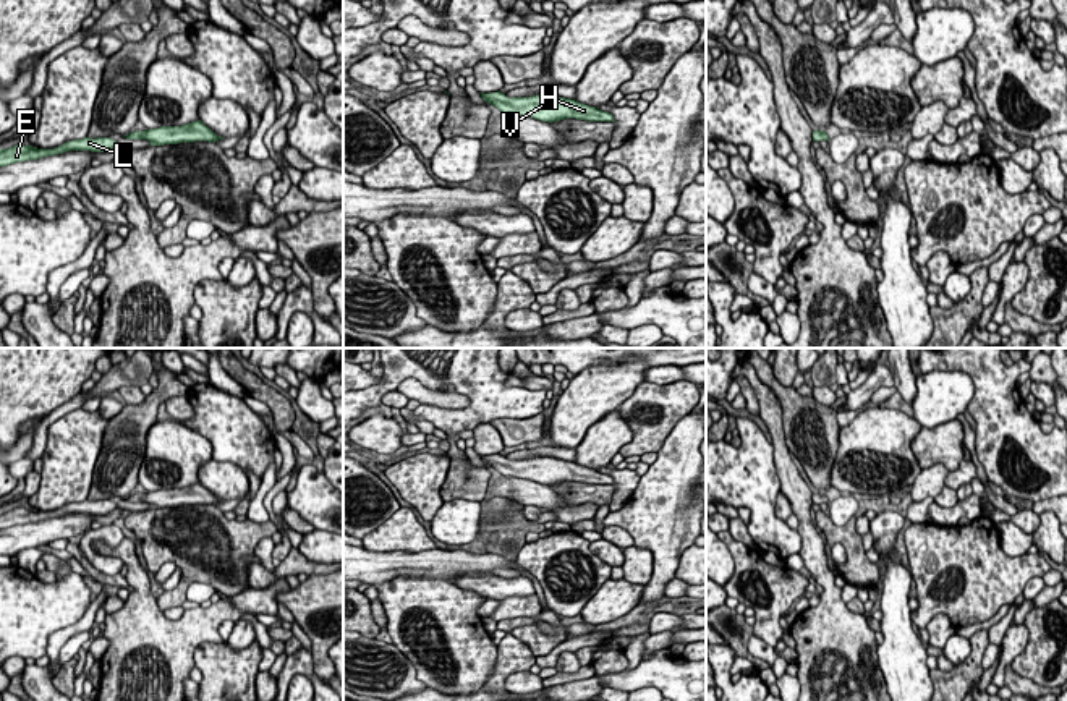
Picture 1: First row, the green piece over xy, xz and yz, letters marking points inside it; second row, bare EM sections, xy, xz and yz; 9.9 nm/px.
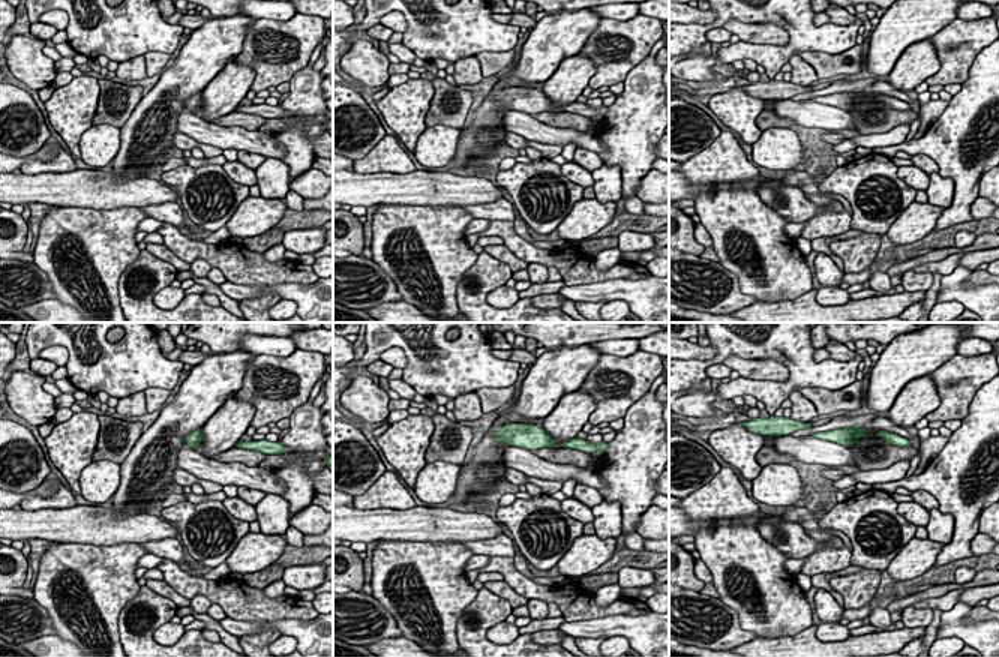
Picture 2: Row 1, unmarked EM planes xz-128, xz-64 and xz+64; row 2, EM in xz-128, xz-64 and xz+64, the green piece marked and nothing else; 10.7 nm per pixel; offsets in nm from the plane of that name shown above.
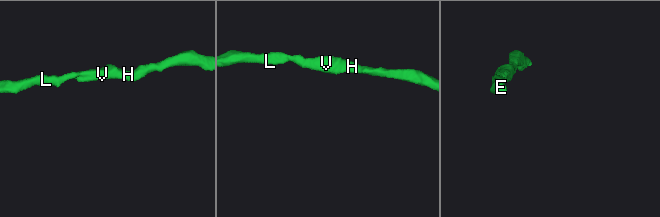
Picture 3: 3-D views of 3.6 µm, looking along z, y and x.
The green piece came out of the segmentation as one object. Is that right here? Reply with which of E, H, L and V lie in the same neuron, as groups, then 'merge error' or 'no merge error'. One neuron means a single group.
E H L V; no merge error

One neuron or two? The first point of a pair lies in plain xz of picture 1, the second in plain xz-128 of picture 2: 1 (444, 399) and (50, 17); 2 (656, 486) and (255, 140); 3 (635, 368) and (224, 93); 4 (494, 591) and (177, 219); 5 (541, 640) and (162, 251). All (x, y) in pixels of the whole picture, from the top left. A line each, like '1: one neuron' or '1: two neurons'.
1: one neuron
2: two neurons
3: two neurons
4: one neuron
5: one neuron

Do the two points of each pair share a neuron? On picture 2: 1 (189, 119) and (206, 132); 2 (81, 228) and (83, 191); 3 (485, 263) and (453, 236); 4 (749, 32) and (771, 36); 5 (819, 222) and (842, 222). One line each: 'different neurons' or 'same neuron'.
1: same neuron
2: different neurons
3: different neurons
4: same neuron
5: same neuron

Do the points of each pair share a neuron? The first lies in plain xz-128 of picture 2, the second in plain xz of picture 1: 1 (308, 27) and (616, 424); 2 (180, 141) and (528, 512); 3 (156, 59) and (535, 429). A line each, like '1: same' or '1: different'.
1: different
2: same
3: same

